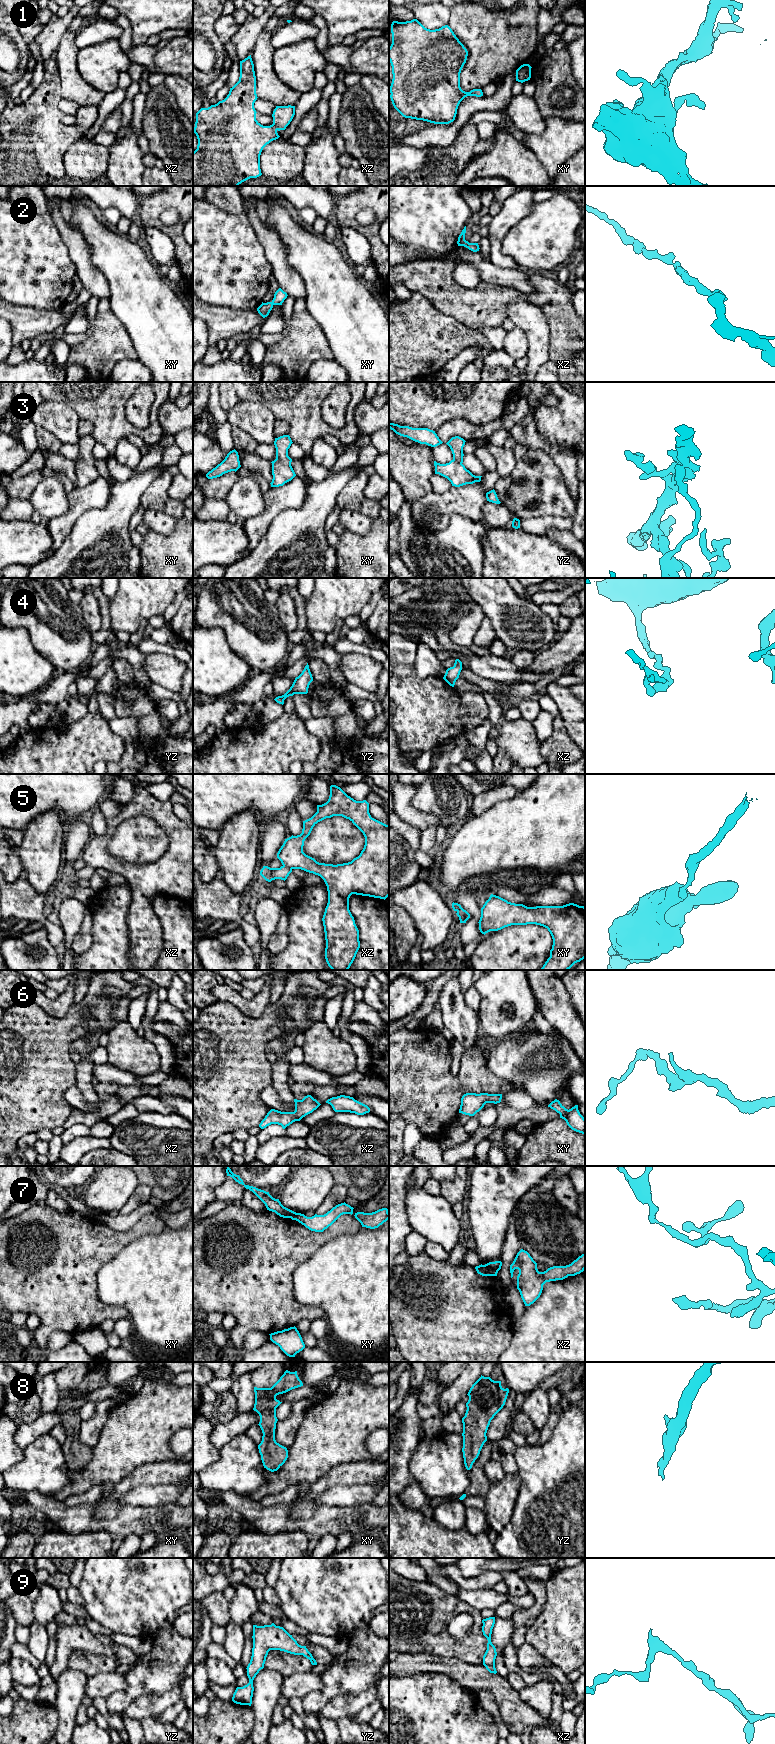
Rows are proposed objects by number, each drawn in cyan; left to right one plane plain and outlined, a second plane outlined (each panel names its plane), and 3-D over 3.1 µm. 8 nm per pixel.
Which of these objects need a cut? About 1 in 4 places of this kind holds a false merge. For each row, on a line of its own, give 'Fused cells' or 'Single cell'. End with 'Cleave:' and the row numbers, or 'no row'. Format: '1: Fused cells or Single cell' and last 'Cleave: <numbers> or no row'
1: Single cell
2: Single cell
3: Single cell
4: Single cell
5: Fused cells
6: Single cell
7: Fused cells
8: Single cell
9: Single cell
Cleave: 5, 7

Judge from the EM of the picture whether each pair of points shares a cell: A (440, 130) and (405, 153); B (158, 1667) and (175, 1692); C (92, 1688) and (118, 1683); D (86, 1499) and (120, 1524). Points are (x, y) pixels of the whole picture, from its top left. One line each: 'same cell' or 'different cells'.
A: different cells
B: different cells
C: same cell
D: different cells

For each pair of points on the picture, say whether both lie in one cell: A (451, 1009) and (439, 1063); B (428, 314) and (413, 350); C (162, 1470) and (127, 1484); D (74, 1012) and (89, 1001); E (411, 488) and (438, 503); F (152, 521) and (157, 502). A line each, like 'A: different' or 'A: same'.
A: different
B: same
C: same
D: same
E: different
F: different

